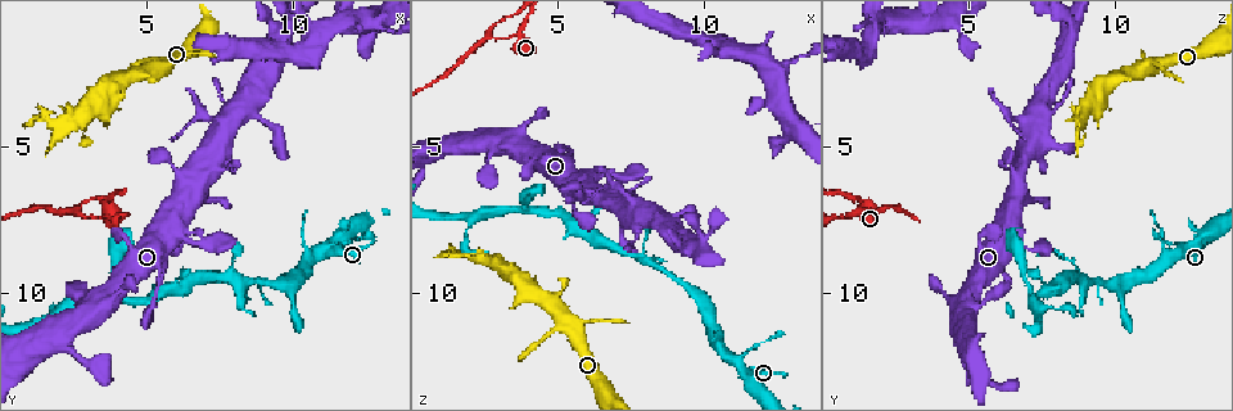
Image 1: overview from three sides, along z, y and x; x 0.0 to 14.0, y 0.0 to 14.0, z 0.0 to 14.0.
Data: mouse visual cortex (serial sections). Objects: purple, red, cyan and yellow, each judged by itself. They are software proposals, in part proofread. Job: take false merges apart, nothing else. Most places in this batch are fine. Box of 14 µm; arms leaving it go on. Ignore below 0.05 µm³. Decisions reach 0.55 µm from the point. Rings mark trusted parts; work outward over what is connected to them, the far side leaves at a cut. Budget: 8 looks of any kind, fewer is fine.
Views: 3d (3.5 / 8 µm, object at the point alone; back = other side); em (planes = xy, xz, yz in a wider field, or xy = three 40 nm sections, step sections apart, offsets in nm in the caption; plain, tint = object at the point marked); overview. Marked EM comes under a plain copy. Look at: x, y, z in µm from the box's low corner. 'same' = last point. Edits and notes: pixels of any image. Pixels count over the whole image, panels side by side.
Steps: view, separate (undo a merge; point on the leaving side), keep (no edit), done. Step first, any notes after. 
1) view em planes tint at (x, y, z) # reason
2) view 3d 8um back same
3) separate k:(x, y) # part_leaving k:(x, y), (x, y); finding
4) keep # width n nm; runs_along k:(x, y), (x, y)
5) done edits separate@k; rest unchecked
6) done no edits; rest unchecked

view 3d 3.5um at (7.6, 4.0, 6.8) # sharp bend

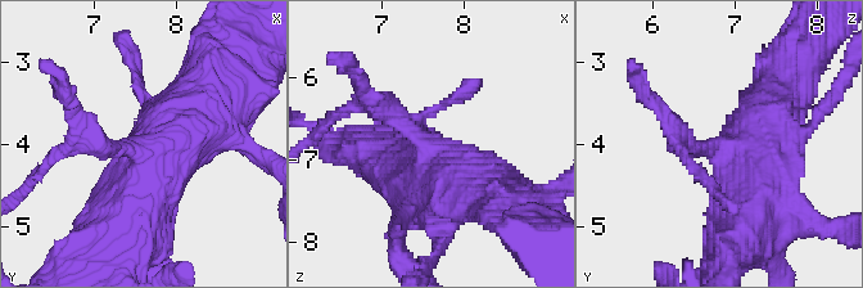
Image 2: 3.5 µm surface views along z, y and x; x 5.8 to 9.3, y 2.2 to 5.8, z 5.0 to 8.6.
view em planes tint at (7.50, 4.05, 6.75)

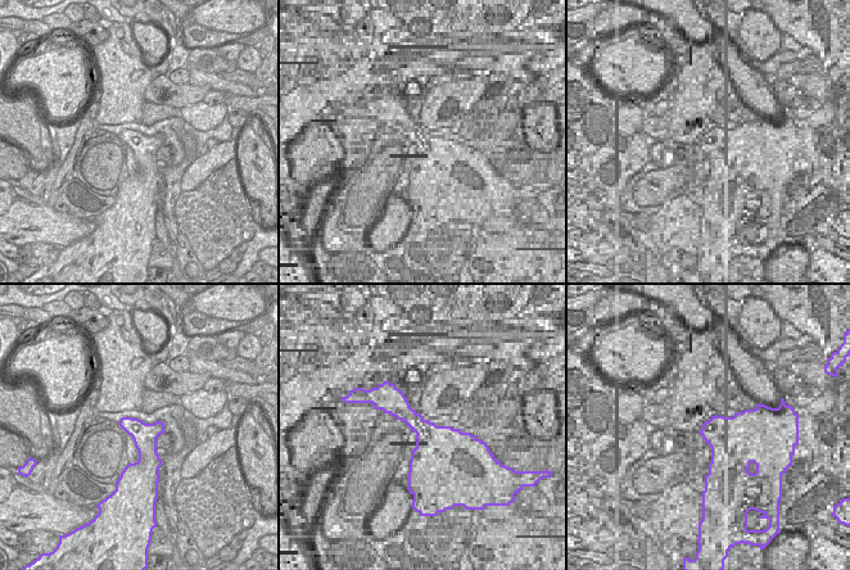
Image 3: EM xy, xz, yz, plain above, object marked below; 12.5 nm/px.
view em xy step 1 tint same # cut it another way

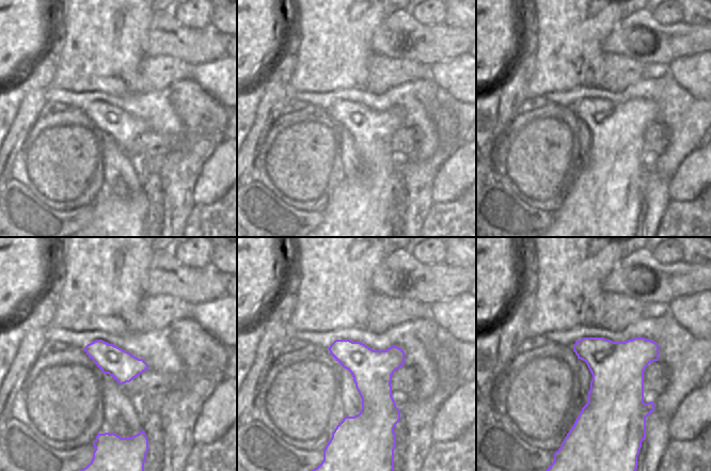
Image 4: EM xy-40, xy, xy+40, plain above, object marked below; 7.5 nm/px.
keep # runs_along 2:(112, 243), (148, 167), (207, 112); continuous, no second cell

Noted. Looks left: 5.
view em xy step 3 tint at (3.9, 10.1, 7.2) # three-way junction

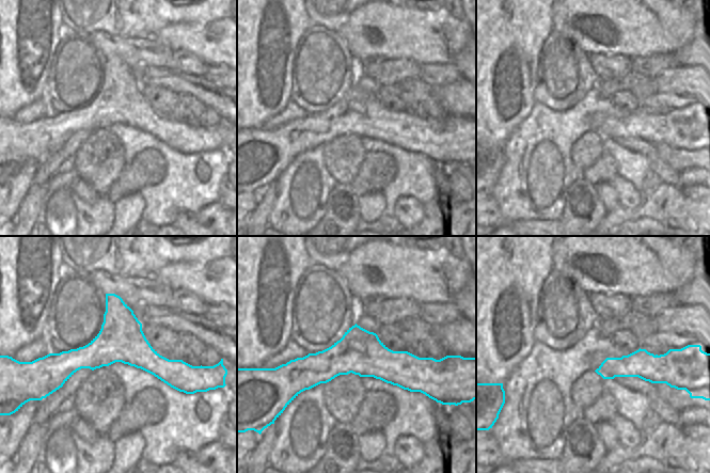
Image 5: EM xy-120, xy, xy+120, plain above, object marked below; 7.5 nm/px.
view 3d 3.5um same # wider look

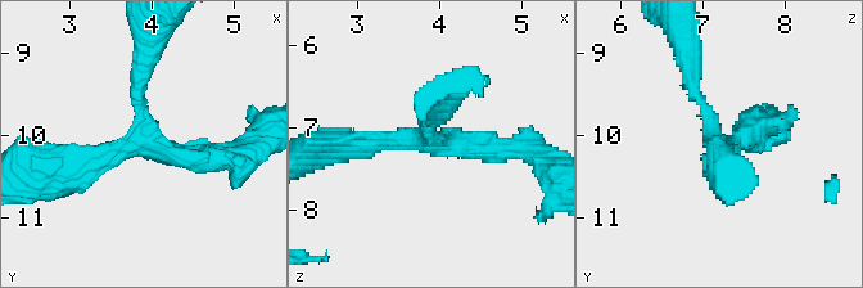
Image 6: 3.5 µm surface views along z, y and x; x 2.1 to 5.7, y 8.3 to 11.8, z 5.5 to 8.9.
keep # width 340 nm; runs_along 6:(231, 156), (129, 144), (66, 171); continuous, no second cell

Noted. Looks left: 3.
view 3d 3.5um at (3.8, 10.3, 4.4) # calibre changes

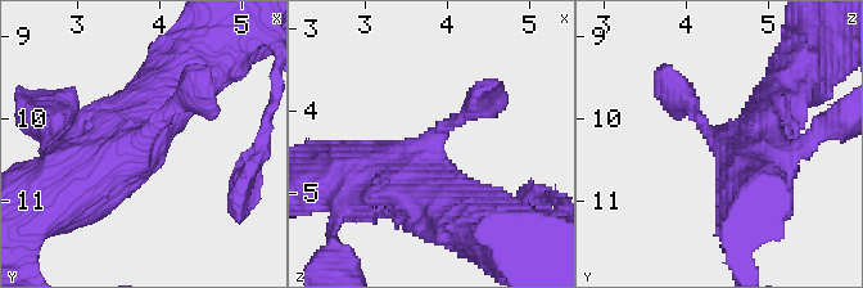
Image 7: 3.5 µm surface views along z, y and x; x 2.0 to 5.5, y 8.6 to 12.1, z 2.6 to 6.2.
view em xy step 2 tint at (3.70, 10.25, 4.50)

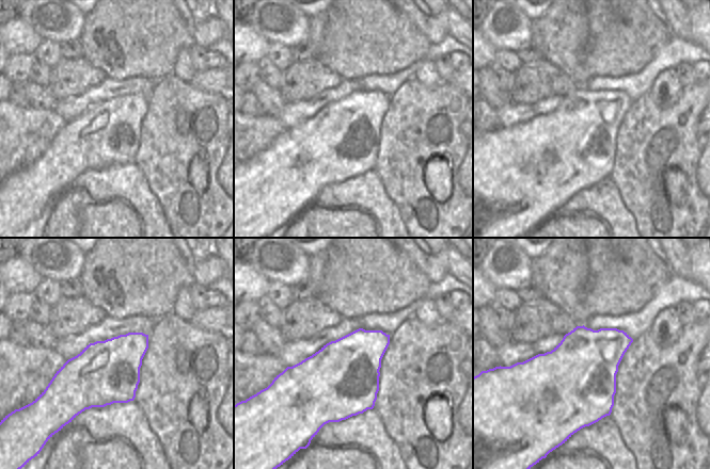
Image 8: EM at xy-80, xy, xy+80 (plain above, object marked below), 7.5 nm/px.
keep # runs_along 7:(180, 80), (117, 160), (62, 198); continuous, no second cell

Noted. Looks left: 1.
done no edits; rest unchecked

